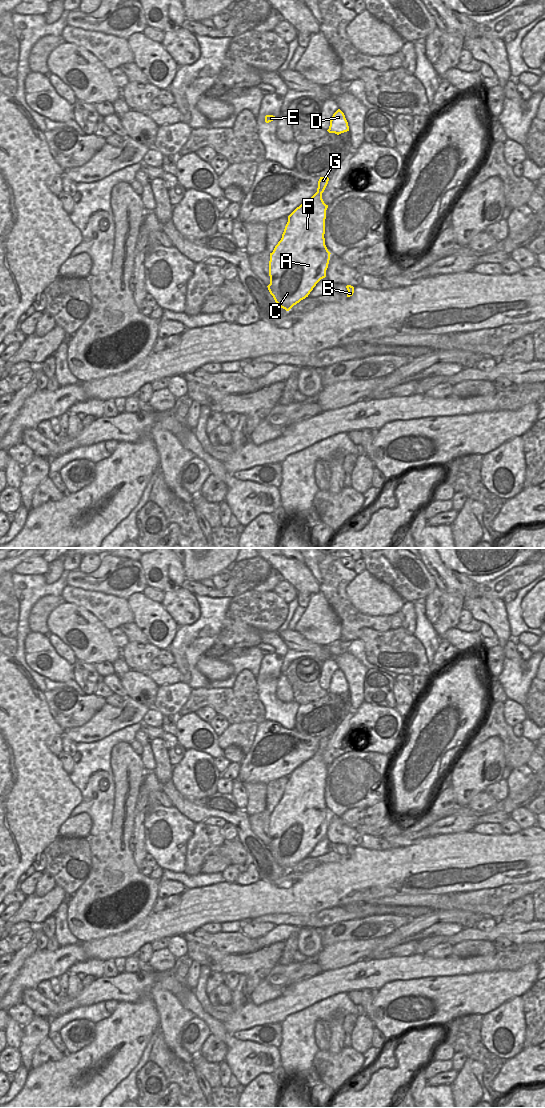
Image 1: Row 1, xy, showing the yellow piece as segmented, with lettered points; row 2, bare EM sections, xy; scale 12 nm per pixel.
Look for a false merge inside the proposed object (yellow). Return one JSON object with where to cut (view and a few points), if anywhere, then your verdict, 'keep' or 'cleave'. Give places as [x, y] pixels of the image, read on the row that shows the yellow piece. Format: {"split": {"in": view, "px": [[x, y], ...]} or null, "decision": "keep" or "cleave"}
{"split": null, "decision": "keep"}

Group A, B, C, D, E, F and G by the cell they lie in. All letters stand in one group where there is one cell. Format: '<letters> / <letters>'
A B C D E F G

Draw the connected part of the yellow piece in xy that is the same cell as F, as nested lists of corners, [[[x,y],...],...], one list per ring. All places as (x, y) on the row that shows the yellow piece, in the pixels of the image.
[[[320,177],[317,192],[288,216],[288,222],[285,226],[282,238],[275,246],[273,252],[270,253],[270,284],[267,287],[275,302],[286,311],[289,311],[294,305],[308,297],[316,284],[326,277],[326,270],[328,268],[331,253],[325,245],[325,219],[328,205],[324,203],[322,193],[328,181],[328,177]]]

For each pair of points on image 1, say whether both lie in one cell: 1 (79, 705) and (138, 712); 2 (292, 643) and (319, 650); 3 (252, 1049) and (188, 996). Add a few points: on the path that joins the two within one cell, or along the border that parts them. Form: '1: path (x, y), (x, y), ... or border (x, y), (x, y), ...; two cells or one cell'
1: border (105, 702), (83, 724); two cells
2: path (299, 643), (312, 647); one cell
3: path (235, 1046), (201, 1013); one cell

